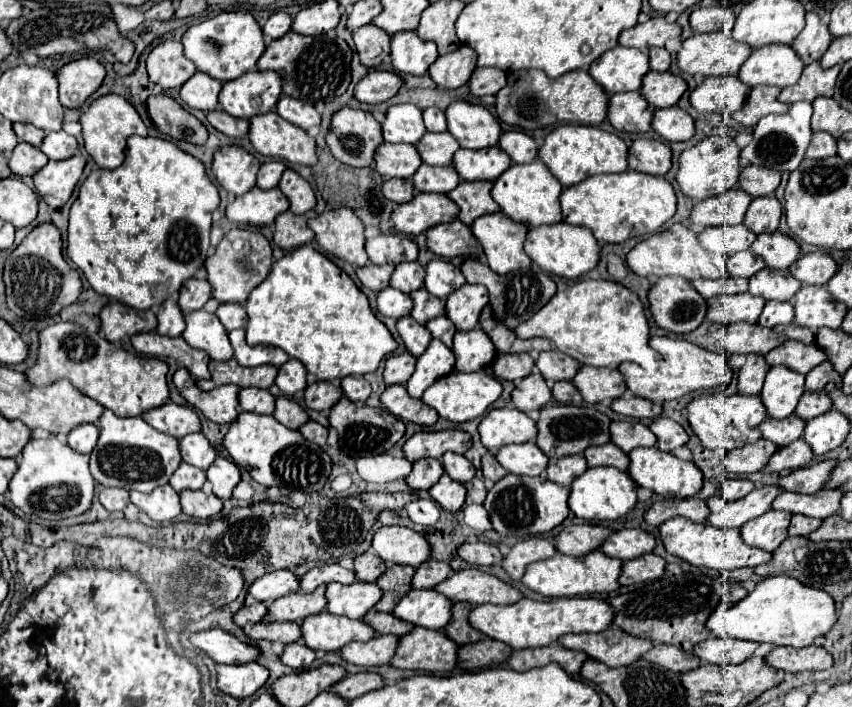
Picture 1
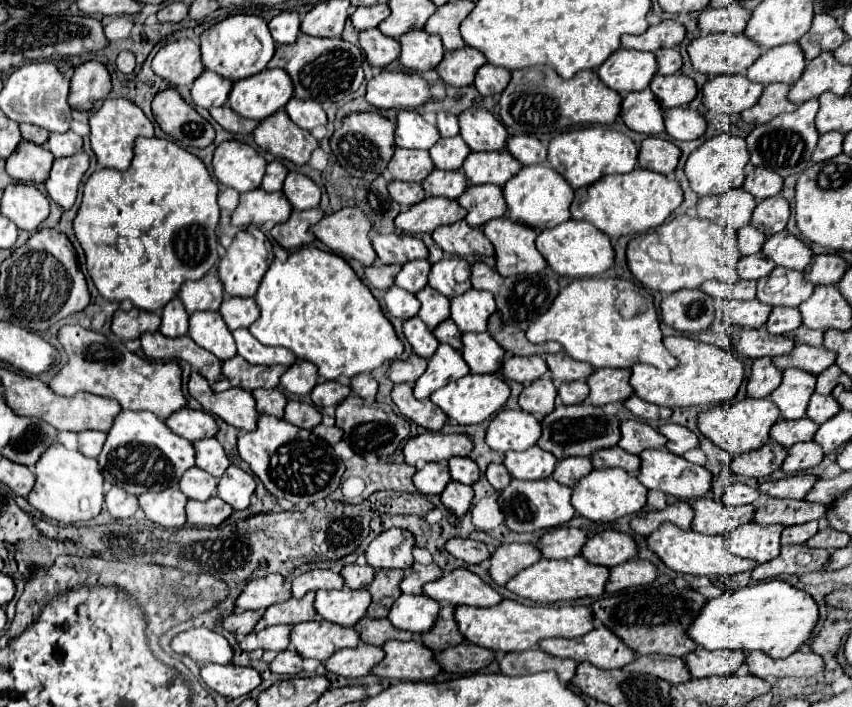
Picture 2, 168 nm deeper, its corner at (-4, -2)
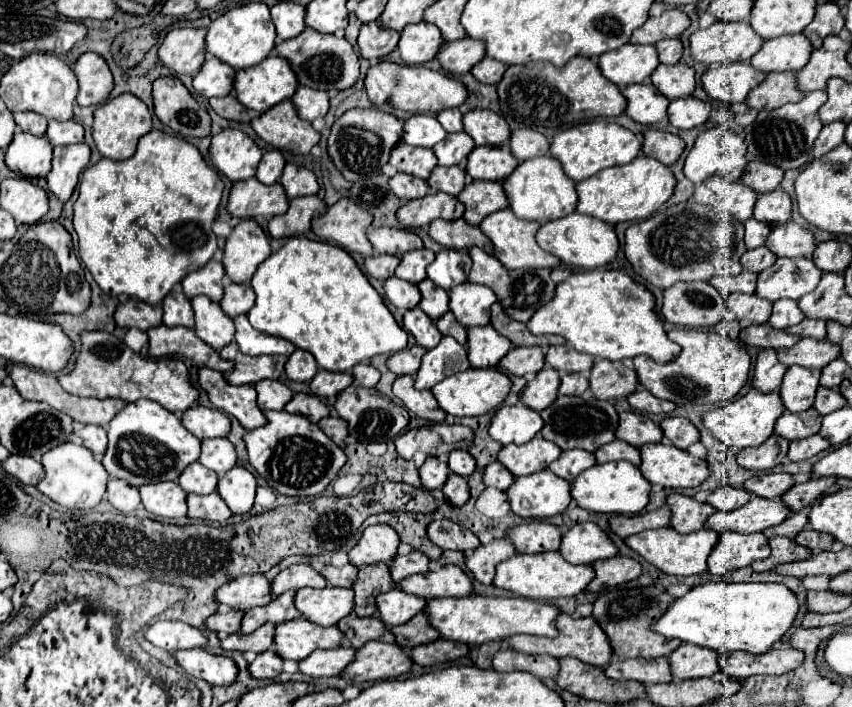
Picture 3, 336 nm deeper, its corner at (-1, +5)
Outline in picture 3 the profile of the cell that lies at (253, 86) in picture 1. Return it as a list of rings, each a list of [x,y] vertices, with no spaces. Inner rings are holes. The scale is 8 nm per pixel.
[[[269,55],[261,63],[237,71],[235,77],[239,103],[259,113],[267,111],[279,101],[291,99],[297,91],[297,85],[299,83],[291,69],[291,63],[277,55]]]

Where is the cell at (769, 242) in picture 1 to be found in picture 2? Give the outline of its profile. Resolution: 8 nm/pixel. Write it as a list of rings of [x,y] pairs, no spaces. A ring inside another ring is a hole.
[[[788,230],[772,234],[764,246],[762,252],[766,258],[770,258],[776,266],[790,268],[790,270],[804,270],[812,260],[812,250],[808,244],[792,236]]]

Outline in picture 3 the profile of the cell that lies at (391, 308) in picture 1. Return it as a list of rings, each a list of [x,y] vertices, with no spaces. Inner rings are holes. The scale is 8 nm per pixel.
[[[389,277],[383,283],[385,295],[389,299],[389,303],[393,303],[397,309],[415,309],[421,301],[421,291],[417,289],[415,283],[403,281],[399,277]]]

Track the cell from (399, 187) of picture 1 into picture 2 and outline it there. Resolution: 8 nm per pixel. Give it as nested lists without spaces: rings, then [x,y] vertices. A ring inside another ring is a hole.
[[[394,180],[388,184],[388,192],[390,192],[392,200],[396,200],[402,206],[412,206],[426,198],[422,186],[416,182],[396,182]]]

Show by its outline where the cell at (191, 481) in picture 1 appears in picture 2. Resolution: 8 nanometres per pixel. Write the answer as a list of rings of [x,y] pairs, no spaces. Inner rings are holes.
[[[192,466],[180,478],[180,490],[186,494],[186,498],[208,500],[216,492],[216,478],[202,468]]]

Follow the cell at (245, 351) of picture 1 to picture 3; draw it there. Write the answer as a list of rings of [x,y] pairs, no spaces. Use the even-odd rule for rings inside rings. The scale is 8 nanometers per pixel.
[[[237,315],[233,321],[237,329],[235,341],[247,355],[291,355],[295,351],[295,345],[291,341],[253,329],[245,315]]]

